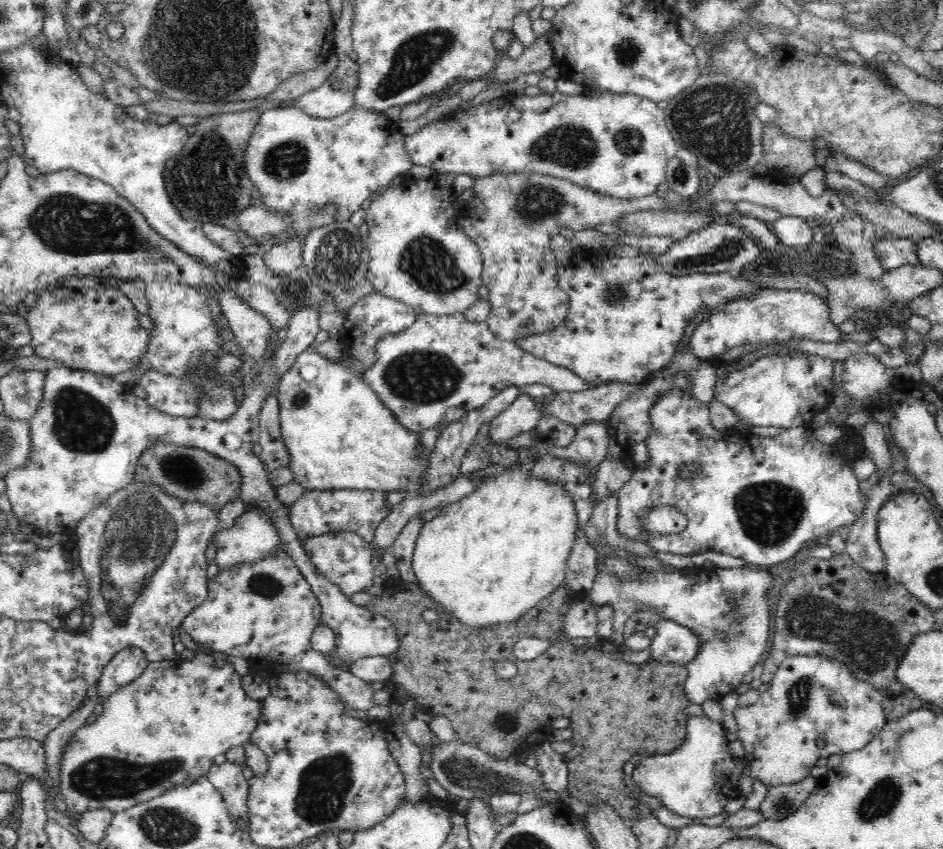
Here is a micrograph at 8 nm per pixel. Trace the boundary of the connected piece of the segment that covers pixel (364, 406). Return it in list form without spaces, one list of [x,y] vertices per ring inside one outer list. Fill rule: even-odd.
[[[307,348],[304,352],[301,352],[298,356],[298,361],[295,366],[292,366],[288,372],[284,373],[280,380],[280,390],[277,392],[279,400],[279,413],[280,413],[280,428],[282,433],[282,439],[286,449],[288,449],[289,456],[291,457],[291,467],[289,468],[294,475],[294,482],[300,484],[305,490],[370,490],[370,491],[382,491],[382,493],[390,493],[400,491],[404,493],[410,493],[410,496],[416,496],[421,490],[421,479],[425,476],[425,473],[431,468],[431,458],[423,458],[423,447],[420,443],[420,434],[408,430],[396,416],[392,414],[392,411],[382,403],[380,397],[376,395],[363,378],[356,373],[352,373],[348,367],[344,367],[342,363],[334,362],[318,353],[315,348]]]

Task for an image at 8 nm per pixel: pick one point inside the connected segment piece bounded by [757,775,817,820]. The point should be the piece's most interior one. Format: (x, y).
(781, 800)

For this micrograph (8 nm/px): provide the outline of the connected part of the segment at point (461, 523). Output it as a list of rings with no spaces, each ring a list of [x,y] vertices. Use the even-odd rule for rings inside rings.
[[[524,456],[523,464],[506,467],[501,475],[489,478],[471,496],[460,498],[460,500],[447,505],[440,510],[438,516],[432,518],[430,522],[424,523],[422,530],[419,532],[411,560],[413,573],[420,583],[419,587],[426,594],[426,597],[430,597],[431,600],[439,604],[464,626],[484,628],[484,626],[494,626],[494,624],[504,624],[504,622],[518,620],[520,616],[524,616],[528,610],[532,610],[542,600],[548,599],[548,596],[551,596],[560,586],[564,585],[567,560],[575,543],[576,531],[580,526],[576,504],[574,504],[572,497],[568,495],[568,491],[564,491],[564,488],[560,485],[550,481],[540,481],[540,479],[532,476],[532,466],[532,462]]]

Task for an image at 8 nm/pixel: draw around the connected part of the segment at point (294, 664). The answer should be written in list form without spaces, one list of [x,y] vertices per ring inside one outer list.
[[[284,550],[278,552],[276,556],[266,556],[254,563],[240,562],[230,570],[219,571],[209,582],[208,589],[206,601],[198,608],[192,609],[192,612],[181,622],[181,628],[197,644],[204,644],[214,651],[224,652],[230,656],[245,658],[247,662],[254,664],[254,670],[268,670],[274,674],[308,671],[310,675],[322,677],[330,685],[330,689],[340,695],[344,706],[349,709],[369,710],[375,705],[372,702],[375,691],[370,685],[371,682],[354,676],[349,670],[332,667],[324,653],[319,653],[311,647],[312,634],[322,621],[321,604],[294,560]]]

